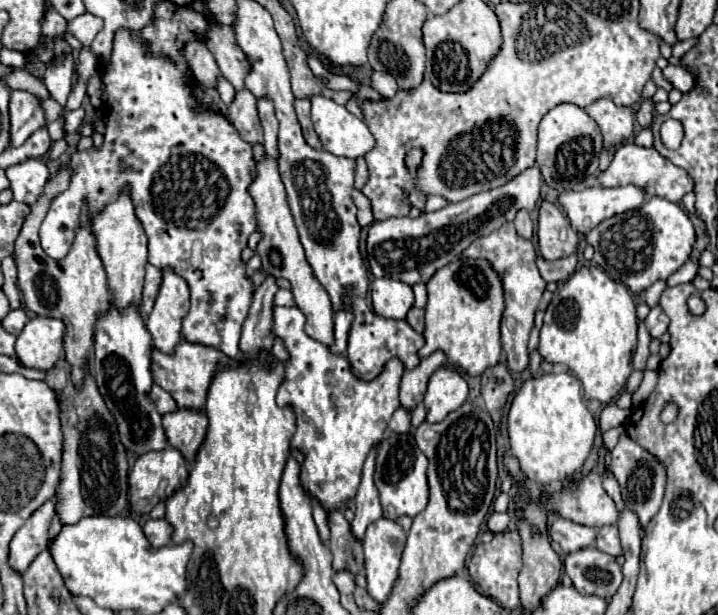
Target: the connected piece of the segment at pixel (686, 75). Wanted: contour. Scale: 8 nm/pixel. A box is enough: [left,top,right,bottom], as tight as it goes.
[662,64,694,92]

